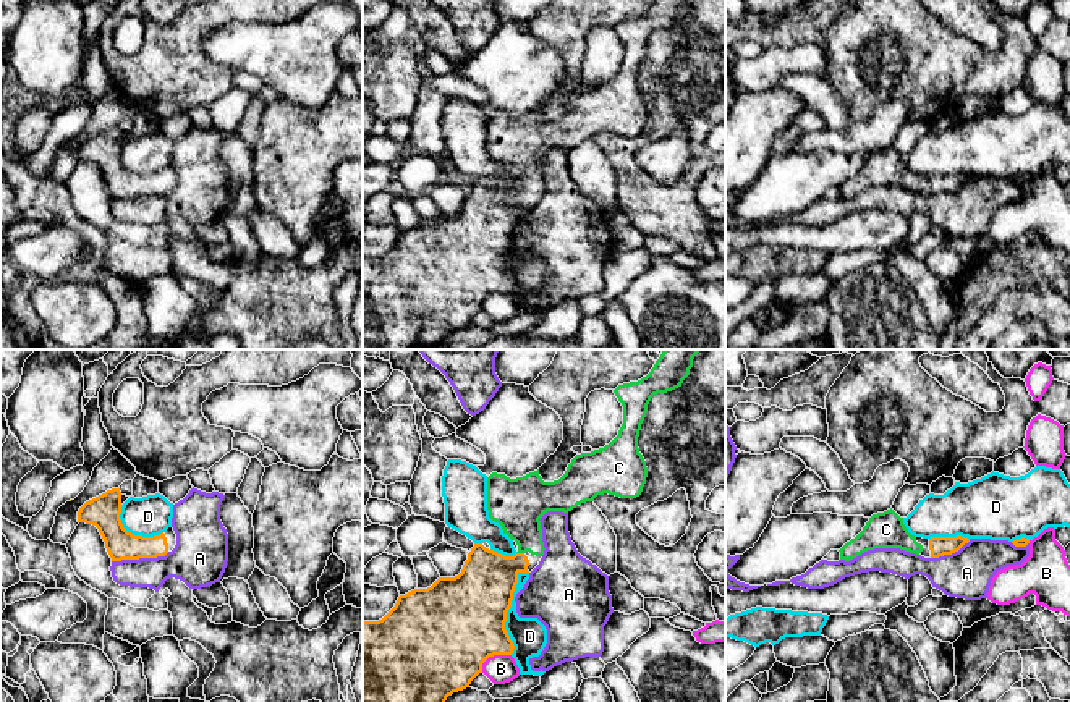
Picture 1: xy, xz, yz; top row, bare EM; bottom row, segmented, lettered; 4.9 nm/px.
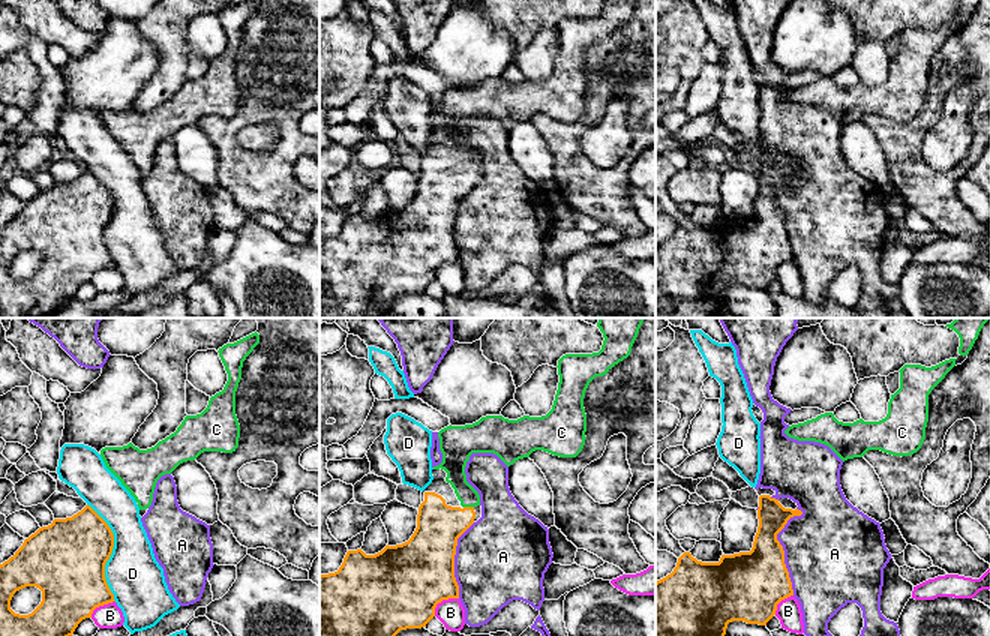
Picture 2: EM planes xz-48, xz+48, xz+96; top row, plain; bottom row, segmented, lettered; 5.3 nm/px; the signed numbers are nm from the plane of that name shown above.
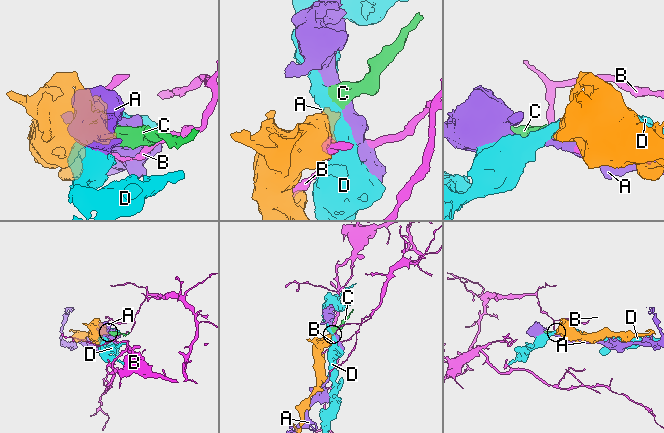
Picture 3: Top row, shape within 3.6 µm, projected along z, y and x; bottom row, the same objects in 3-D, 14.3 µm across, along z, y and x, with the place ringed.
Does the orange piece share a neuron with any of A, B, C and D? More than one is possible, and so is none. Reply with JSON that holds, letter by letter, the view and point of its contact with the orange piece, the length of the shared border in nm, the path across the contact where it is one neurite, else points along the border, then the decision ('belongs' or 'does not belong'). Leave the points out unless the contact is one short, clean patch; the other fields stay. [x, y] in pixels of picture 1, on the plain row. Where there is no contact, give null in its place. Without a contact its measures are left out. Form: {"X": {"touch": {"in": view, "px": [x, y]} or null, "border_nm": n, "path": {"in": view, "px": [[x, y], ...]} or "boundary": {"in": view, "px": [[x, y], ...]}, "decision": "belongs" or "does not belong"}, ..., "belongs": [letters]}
{"A": {"touch": {"in": "xy", "px": [140, 194]}, "border_nm": 300, "decision": "does not belong"}, "B": {"touch": {"in": "xz", "px": [492, 293]}, "border_nm": 180, "decision": "does not belong"}, "C": {"touch": {"in": "xz", "px": [522, 191]}, "border_nm": 30, "path": {"in": "xz", "px": [[484, 225], [522, 191], [522, 160], [517, 143]]}, "decision": "belongs"}, "D": {"touch": {"in": "xz", "px": [509, 246]}, "border_nm": 420, "decision": "does not belong"}, "belongs": ["C"]}

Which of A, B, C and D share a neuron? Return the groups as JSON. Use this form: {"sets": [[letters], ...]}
{"sets": [["A"], ["B"], ["C"], ["D"]]}

